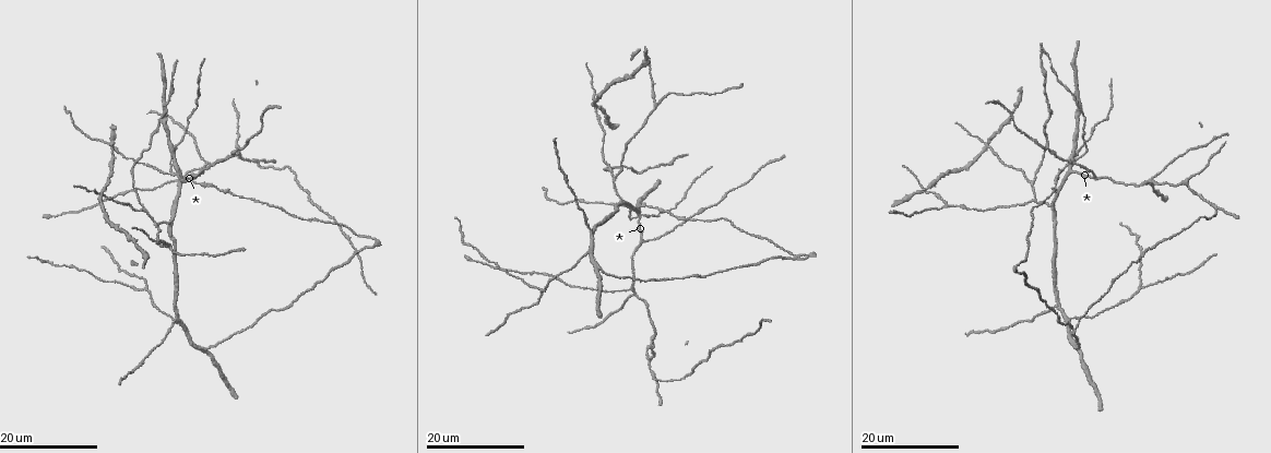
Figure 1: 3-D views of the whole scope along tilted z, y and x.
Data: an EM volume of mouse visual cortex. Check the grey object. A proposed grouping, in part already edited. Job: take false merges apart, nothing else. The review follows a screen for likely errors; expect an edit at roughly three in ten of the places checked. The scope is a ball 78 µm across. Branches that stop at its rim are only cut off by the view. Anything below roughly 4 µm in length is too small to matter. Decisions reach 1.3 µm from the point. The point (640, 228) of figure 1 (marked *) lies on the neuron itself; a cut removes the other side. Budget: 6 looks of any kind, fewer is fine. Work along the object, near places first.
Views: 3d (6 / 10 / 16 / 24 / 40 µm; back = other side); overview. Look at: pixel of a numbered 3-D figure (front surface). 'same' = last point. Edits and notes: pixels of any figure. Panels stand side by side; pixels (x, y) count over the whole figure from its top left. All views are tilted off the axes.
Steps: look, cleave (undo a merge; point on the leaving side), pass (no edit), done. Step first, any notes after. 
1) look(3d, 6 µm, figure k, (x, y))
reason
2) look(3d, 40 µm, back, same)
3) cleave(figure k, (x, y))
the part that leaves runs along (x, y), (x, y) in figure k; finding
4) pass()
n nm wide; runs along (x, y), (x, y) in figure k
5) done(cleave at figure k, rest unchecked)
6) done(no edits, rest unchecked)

look(3d, 24 µm, figure 1, (988, 145))
four or more arms meet

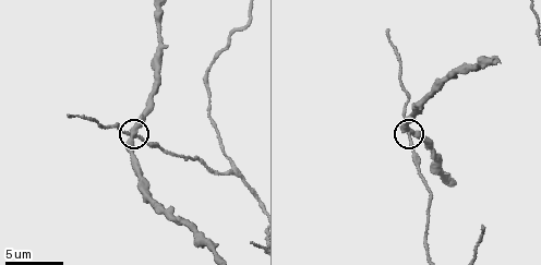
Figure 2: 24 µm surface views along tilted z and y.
look(3d, 10 µm, figure 2, (132, 128))
closer look

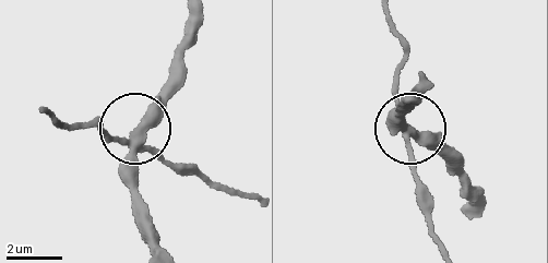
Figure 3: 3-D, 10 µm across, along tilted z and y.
cleave(figure 3, (128, 182))
side arm 16 µm; the part that leaves runs along (133, 144), (129, 188), (152, 241) in figure 3; a second neuron is stuck on

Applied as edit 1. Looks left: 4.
look(3d, 6 µm, figure 2, (234, 170))
three arms meet

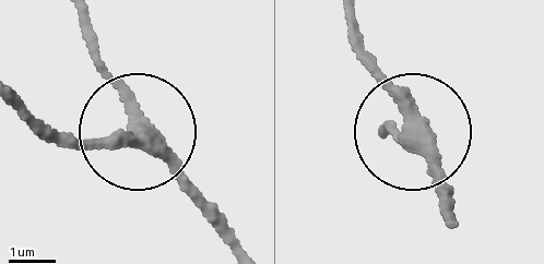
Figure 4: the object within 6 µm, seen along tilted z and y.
pass()
3 arms; continuous, no second neuron

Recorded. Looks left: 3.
look(3d, 24 µm, figure 1, (619, 198))
small branch off a trunk

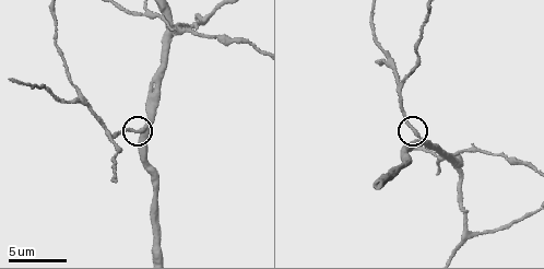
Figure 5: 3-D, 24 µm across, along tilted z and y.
look(3d, 6 µm, figure 5, (415, 133))

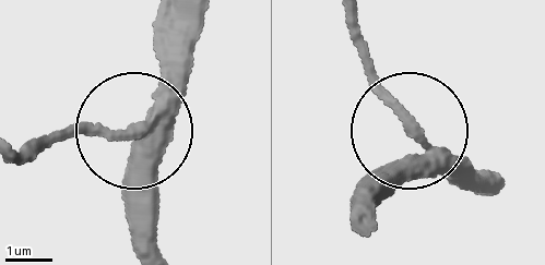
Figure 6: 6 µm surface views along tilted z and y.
pass()
side arm 48 µm; runs along (204, 21), (178, 85), (132, 128), (39, 143) in figure 6; one neuron here

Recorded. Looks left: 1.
done(cleave at figure 3, rest unchecked)

